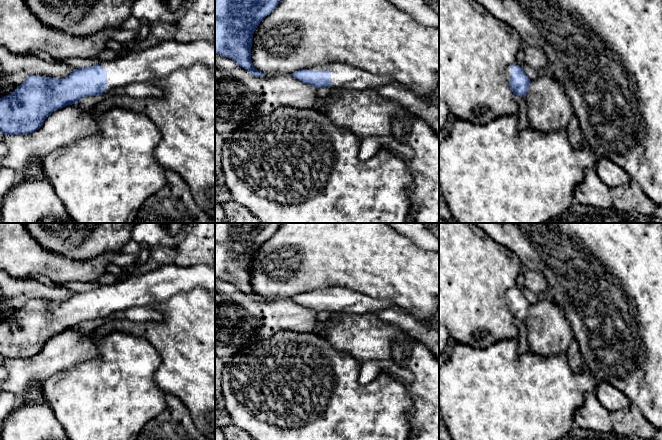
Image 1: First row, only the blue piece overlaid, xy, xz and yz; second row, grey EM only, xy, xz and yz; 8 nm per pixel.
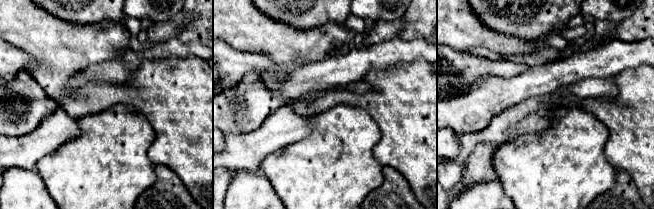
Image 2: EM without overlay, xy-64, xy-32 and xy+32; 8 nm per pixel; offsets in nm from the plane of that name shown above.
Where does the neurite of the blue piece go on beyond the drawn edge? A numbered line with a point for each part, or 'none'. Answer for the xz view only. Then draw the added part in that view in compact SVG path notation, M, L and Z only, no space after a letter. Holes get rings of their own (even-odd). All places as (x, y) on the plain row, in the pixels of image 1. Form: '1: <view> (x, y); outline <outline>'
1: xz (345, 300); outline M332 287L307 292L309 295L330 295L331 312L348 314L370 314L375 311L394 309L398 313L410 314L410 311L396 305L390 299L375 299L368 295L342 287Z

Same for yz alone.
1: yz (508, 294); outline M513 286L512 288L510 288L506 293L505 293L505 301L507 303L508 306L511 305L511 290L512 289L519 289L517 286ZM519 289L520 290L520 289ZM520 290L521 291L521 290ZM521 291L522 292L522 291Z

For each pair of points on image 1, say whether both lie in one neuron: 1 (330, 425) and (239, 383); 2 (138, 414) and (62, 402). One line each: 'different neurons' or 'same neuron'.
1: same neuron
2: same neuron

